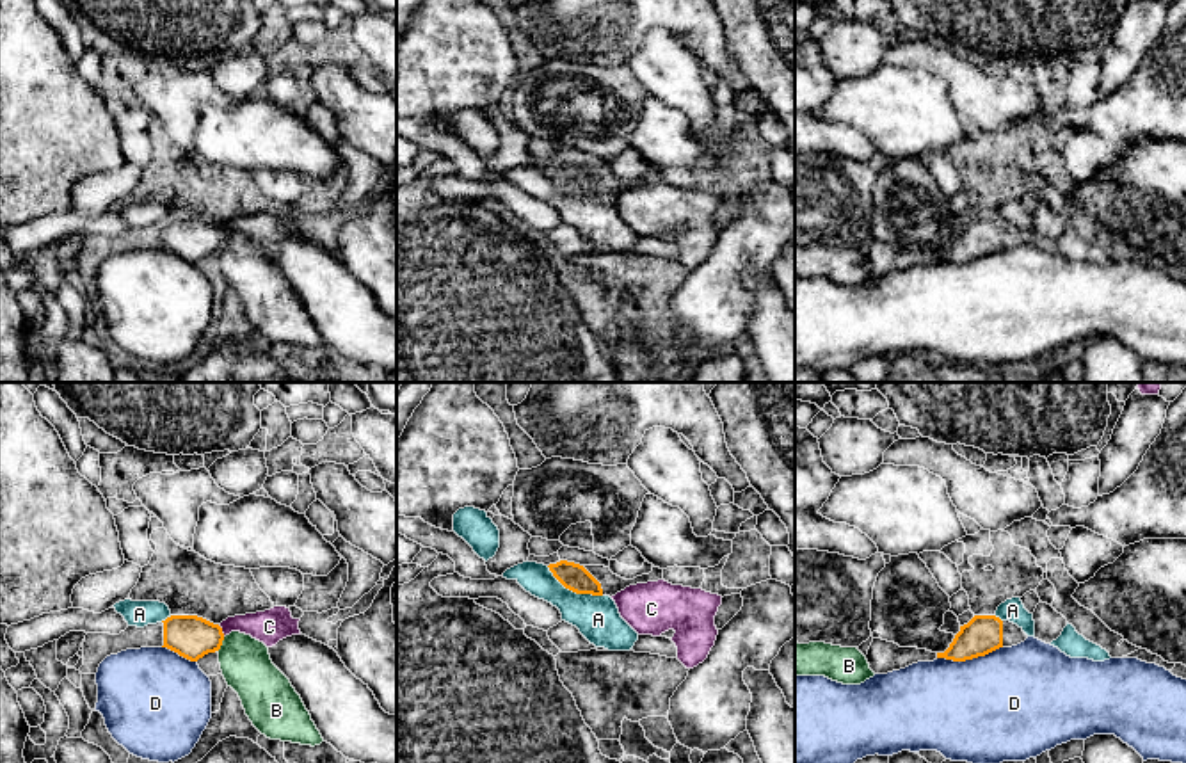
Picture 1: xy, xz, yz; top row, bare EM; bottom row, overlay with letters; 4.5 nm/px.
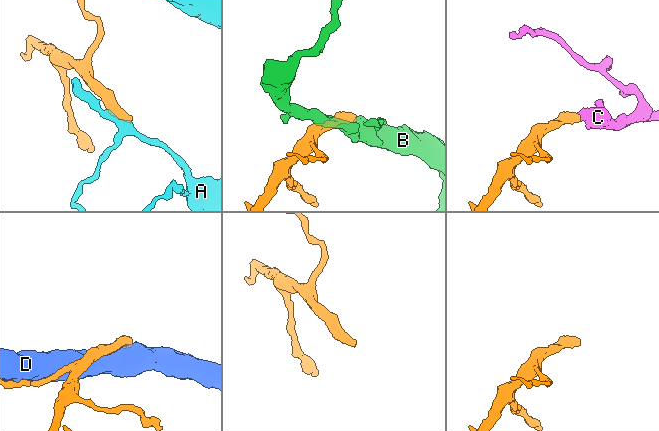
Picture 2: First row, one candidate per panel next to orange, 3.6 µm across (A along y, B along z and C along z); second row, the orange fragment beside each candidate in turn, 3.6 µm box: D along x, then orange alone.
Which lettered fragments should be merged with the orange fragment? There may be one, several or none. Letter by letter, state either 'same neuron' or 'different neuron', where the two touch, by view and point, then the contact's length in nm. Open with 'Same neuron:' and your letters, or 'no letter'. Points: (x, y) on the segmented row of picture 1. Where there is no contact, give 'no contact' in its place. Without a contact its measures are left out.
Same neuron: C
A: different neuron | xz (573, 591) | 300 nm
B: different neuron | xy (221, 644) | 80 nm
C: same neuron | xy (221, 630) | 70 nm
D: different neuron | yz (969, 658) | 300 nm

